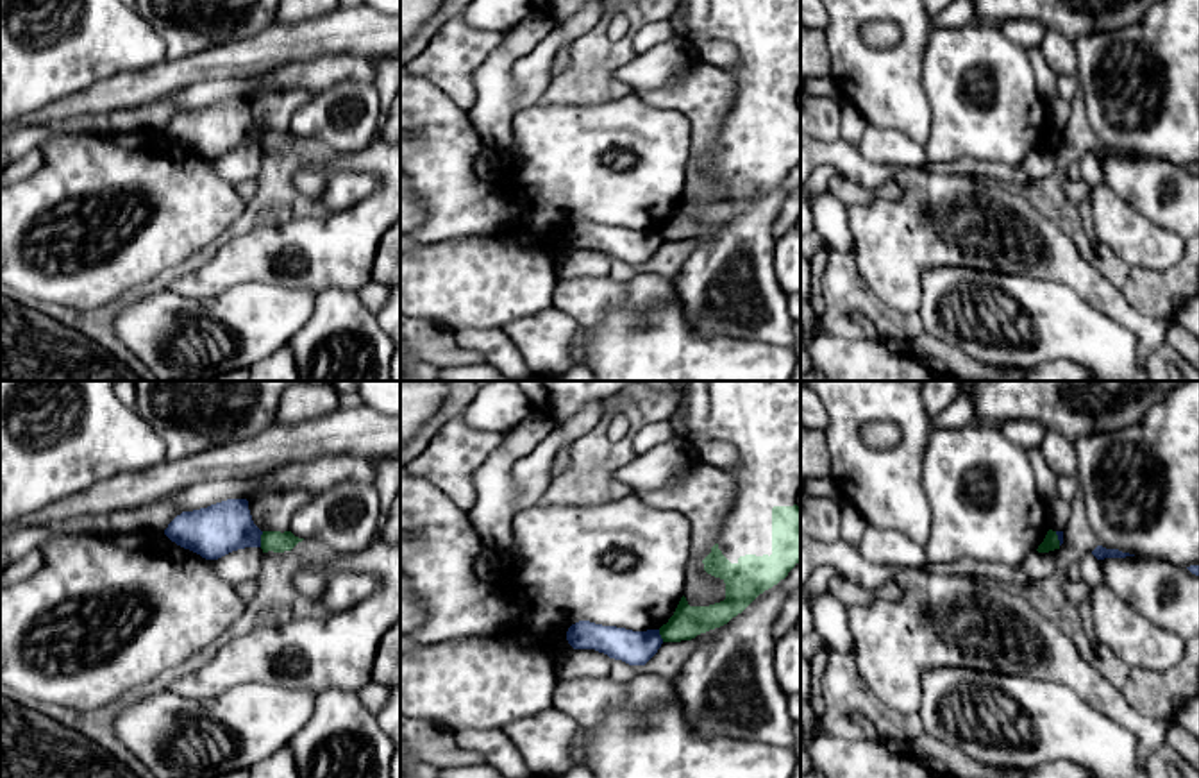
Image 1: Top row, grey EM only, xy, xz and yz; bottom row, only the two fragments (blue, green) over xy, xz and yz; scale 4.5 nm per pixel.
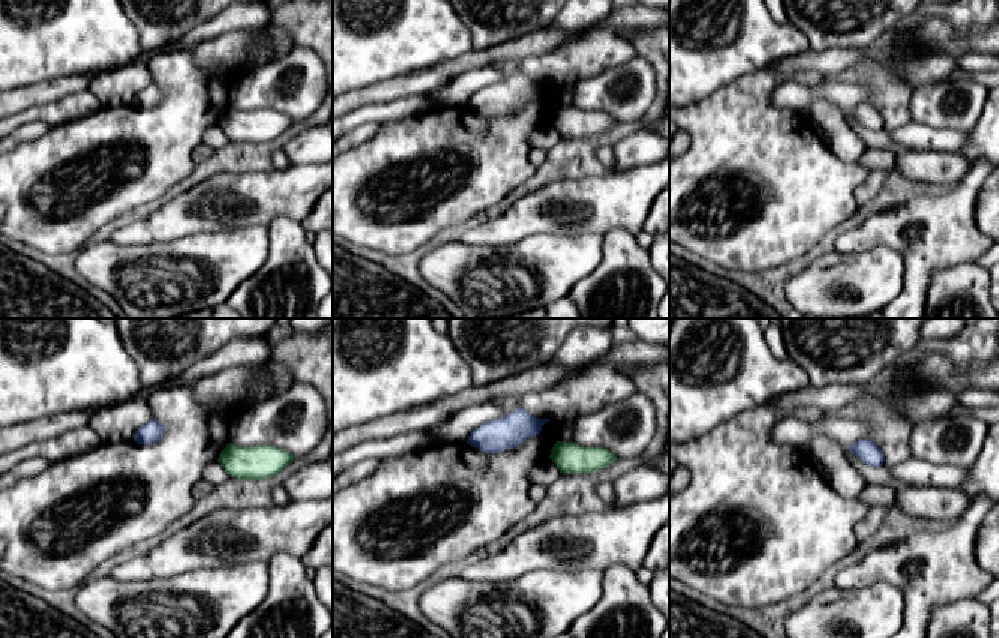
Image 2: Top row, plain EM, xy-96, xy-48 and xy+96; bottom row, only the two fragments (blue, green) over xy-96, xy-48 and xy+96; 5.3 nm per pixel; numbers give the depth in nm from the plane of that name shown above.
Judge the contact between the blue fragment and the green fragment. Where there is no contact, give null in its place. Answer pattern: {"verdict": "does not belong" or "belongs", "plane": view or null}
{"verdict": "does not belong", "plane": "xy"}

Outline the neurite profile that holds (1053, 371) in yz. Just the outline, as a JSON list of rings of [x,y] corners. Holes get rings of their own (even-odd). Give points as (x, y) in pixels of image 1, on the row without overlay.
[[[1056,359],[1026,370],[1026,374],[1015,381],[1095,381],[1095,379],[1088,368],[1074,361]]]

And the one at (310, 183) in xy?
[[[302,170],[295,173],[291,179],[295,188],[309,199],[320,197],[327,184],[327,175],[314,170]]]

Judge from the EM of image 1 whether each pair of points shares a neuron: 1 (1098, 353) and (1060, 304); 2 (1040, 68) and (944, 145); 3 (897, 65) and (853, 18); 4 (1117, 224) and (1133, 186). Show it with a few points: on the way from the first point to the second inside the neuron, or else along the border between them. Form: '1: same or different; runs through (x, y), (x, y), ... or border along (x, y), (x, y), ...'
1: same; runs through (1087, 340), (1064, 317)
2: different; border along (1026, 50), (1035, 77), (1035, 90), (1046, 101)
3: same; runs through (881, 65), (876, 65), (853, 42), (853, 34)
4: different; border along (1103, 183), (1140, 215), (1162, 228)

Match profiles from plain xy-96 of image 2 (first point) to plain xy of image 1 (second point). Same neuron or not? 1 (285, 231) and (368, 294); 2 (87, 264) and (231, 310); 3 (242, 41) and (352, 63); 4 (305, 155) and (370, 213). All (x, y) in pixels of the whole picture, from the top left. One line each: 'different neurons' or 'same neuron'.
1: different neurons
2: same neuron
3: same neuron
4: different neurons

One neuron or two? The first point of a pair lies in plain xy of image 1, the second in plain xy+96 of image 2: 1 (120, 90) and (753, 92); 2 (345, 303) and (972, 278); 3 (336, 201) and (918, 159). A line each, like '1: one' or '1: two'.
1: two
2: one
3: one

